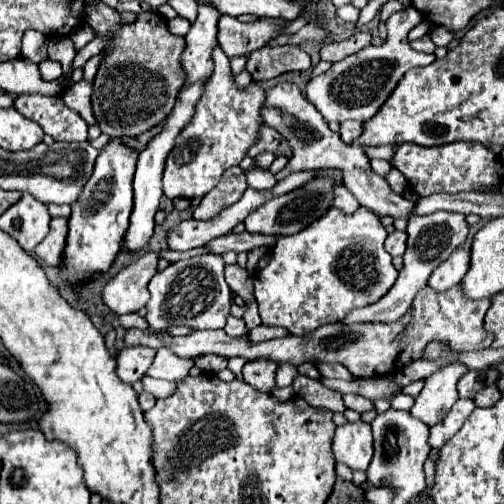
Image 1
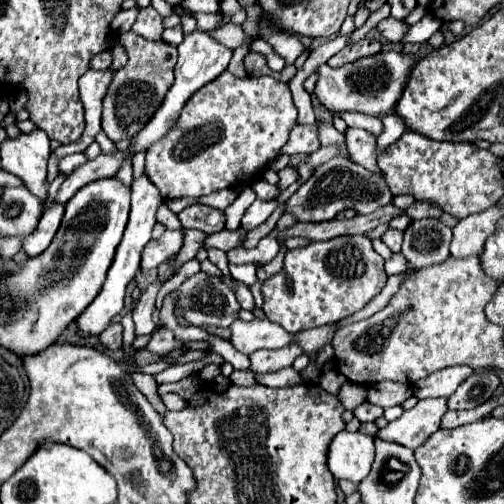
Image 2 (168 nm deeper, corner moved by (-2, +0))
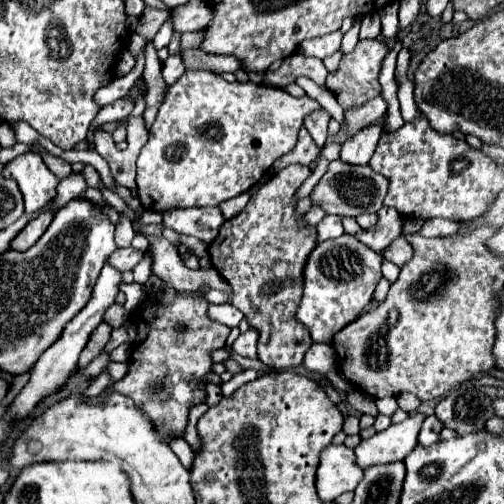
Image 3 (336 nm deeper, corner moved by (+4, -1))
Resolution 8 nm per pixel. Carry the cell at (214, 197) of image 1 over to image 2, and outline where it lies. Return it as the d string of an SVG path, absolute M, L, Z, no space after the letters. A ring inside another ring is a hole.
M192 204L184 208L178 214L178 218L184 228L196 228L204 234L214 234L224 230L224 222L226 222L226 216L222 210L216 210L204 204Z

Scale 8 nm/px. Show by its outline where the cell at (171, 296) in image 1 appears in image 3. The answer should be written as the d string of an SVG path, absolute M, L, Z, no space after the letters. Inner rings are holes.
M210 303L208 315L210 315L210 319L214 319L214 321L226 325L226 327L236 327L236 325L240 323L240 319L244 317L242 311L238 311L238 309L236 309L234 305L230 305L230 303L222 303L222 305Z

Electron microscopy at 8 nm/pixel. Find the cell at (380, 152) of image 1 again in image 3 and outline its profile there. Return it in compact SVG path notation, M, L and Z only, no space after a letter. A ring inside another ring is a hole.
M186 71L170 89L158 109L148 143L138 157L138 197L148 211L168 211L178 207L208 207L236 197L256 185L272 163L292 151L298 129L306 115L322 109L308 95L296 99L280 87L248 83L228 83L210 71Z

